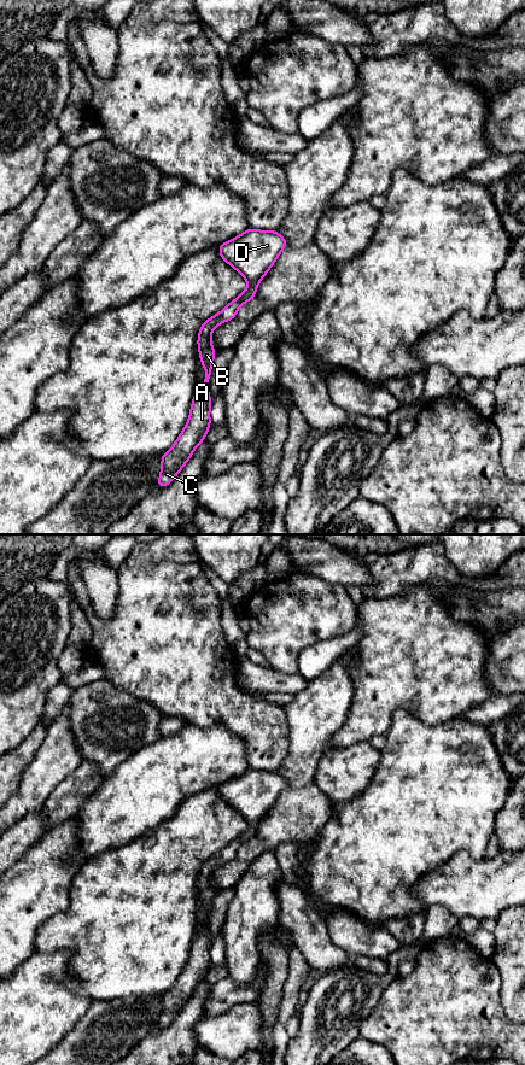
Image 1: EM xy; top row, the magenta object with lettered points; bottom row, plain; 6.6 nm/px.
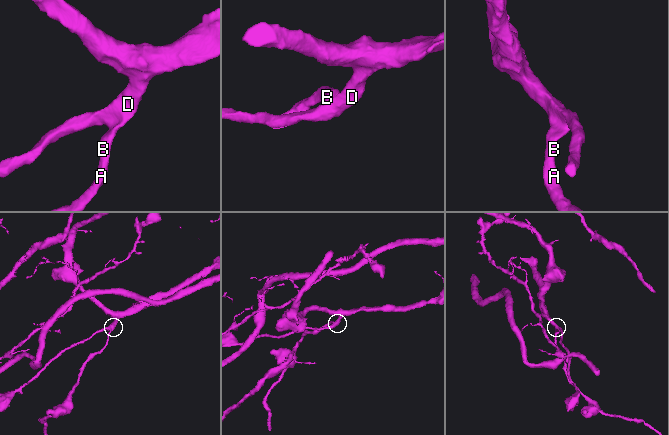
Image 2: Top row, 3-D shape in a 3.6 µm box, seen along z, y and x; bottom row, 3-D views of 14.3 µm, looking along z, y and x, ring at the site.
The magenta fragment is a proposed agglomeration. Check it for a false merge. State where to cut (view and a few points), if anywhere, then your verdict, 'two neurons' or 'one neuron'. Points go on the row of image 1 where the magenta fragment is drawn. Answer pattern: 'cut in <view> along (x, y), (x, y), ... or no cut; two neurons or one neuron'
no cut; one neuron

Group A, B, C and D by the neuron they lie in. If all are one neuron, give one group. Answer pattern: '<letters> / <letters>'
A B C D

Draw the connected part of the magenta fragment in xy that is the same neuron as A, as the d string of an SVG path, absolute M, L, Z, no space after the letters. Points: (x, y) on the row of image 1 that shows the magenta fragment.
M246 229L239 236L218 246L220 256L247 281L245 292L227 304L222 311L206 320L198 333L199 358L205 369L205 379L196 392L189 419L171 449L162 455L162 470L157 488L168 486L191 458L194 449L205 440L211 426L209 379L212 361L216 356L211 346L211 334L215 327L233 320L241 304L255 299L259 281L276 262L287 241L276 230Z

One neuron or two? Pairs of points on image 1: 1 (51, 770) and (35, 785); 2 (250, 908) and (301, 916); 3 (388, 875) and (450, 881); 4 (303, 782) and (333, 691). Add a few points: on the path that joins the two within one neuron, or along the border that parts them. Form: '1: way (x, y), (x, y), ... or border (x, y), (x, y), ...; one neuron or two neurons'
1: way (47, 773), (39, 782); one neuron
2: border (279, 883), (275, 889), (279, 906), (278, 926); two neurons
3: border (444, 862), (410, 888), (421, 905); two neurons
4: way (303, 759), (315, 714); one neuron

